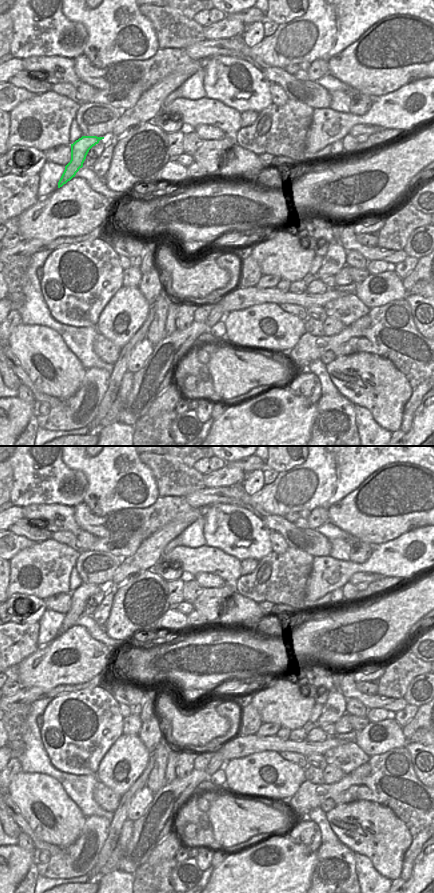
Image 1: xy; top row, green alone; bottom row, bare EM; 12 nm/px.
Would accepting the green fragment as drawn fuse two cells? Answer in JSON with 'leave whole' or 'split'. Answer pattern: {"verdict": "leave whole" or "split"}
{"verdict": "leave whole"}

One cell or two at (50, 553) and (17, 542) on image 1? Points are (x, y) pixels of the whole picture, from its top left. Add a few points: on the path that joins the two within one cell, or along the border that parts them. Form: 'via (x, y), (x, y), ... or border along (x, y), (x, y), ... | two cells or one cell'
border along (36, 542), (21, 549), (10, 559) | two cells

